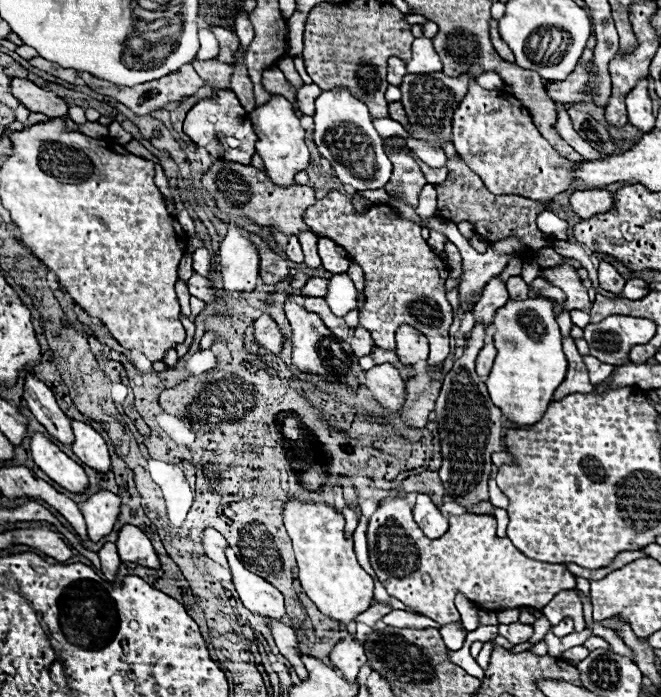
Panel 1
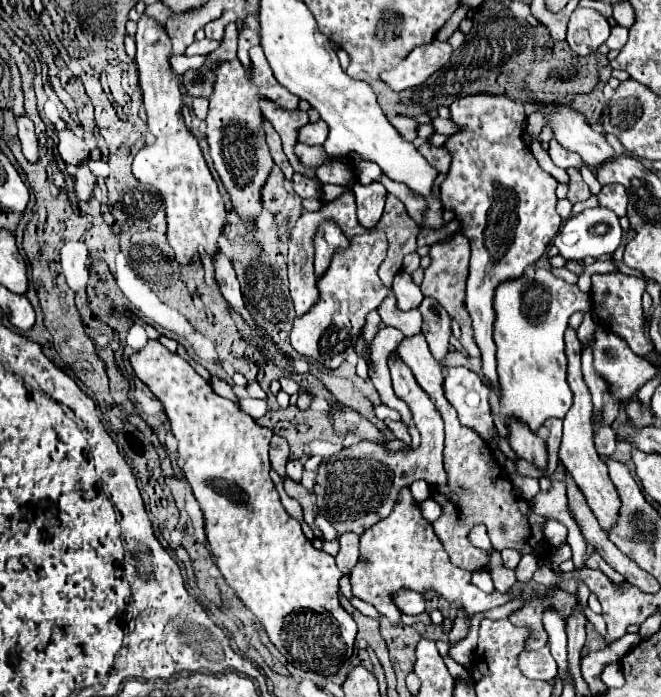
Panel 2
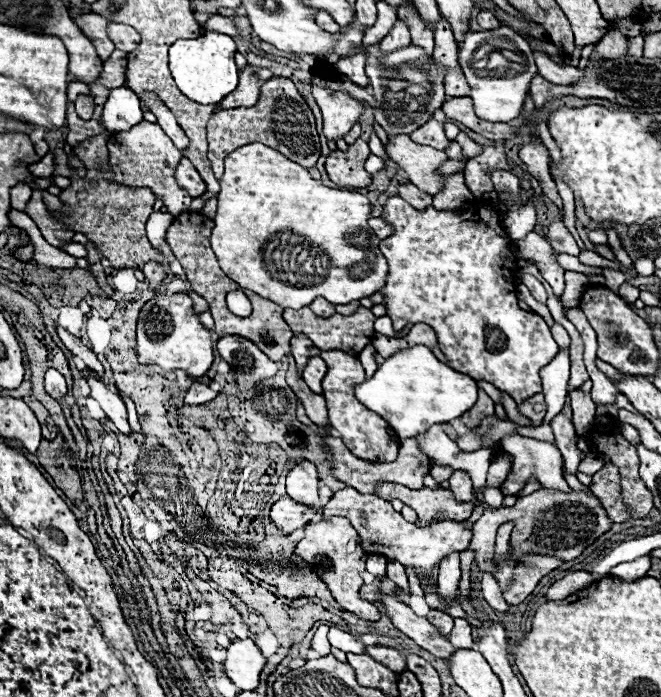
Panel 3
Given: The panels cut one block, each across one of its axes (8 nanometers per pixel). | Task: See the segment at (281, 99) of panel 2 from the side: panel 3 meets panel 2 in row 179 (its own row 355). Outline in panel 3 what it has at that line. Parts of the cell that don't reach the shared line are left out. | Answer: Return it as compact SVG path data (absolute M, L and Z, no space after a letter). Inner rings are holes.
M222 336L216 342L216 348L224 362L230 364L232 374L236 376L236 388L244 392L246 388L256 388L258 382L268 380L278 370L278 364L268 360L256 344L244 340L242 336Z

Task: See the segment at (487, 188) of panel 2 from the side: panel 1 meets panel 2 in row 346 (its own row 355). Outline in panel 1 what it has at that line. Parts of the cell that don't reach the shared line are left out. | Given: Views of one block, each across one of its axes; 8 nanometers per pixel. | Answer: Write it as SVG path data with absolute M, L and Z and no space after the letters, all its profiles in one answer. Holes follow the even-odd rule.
M486 344L480 354L478 354L478 360L476 360L476 372L478 376L488 376L490 370L492 370L492 364L494 364L494 358L496 358L496 348L492 344Z

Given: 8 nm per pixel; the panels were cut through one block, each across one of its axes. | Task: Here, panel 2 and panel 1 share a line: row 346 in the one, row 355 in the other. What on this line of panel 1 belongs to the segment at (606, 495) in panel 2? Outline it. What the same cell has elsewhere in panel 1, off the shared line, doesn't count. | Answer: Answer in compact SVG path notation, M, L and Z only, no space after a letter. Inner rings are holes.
M562 338L562 344L564 344L564 354L568 358L568 374L566 374L564 382L560 384L560 388L554 392L554 398L562 400L568 394L576 394L576 392L586 394L586 392L592 392L594 386L590 384L588 370L586 370L584 362L582 362L582 356L576 350L574 340L572 338Z

